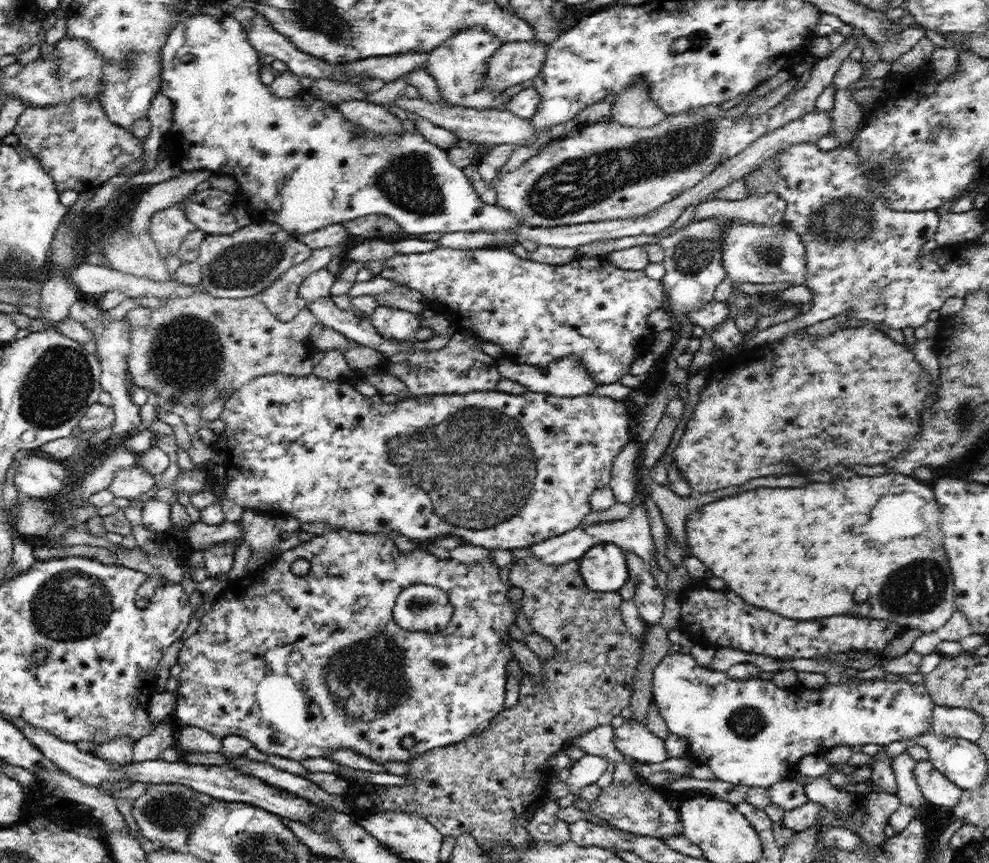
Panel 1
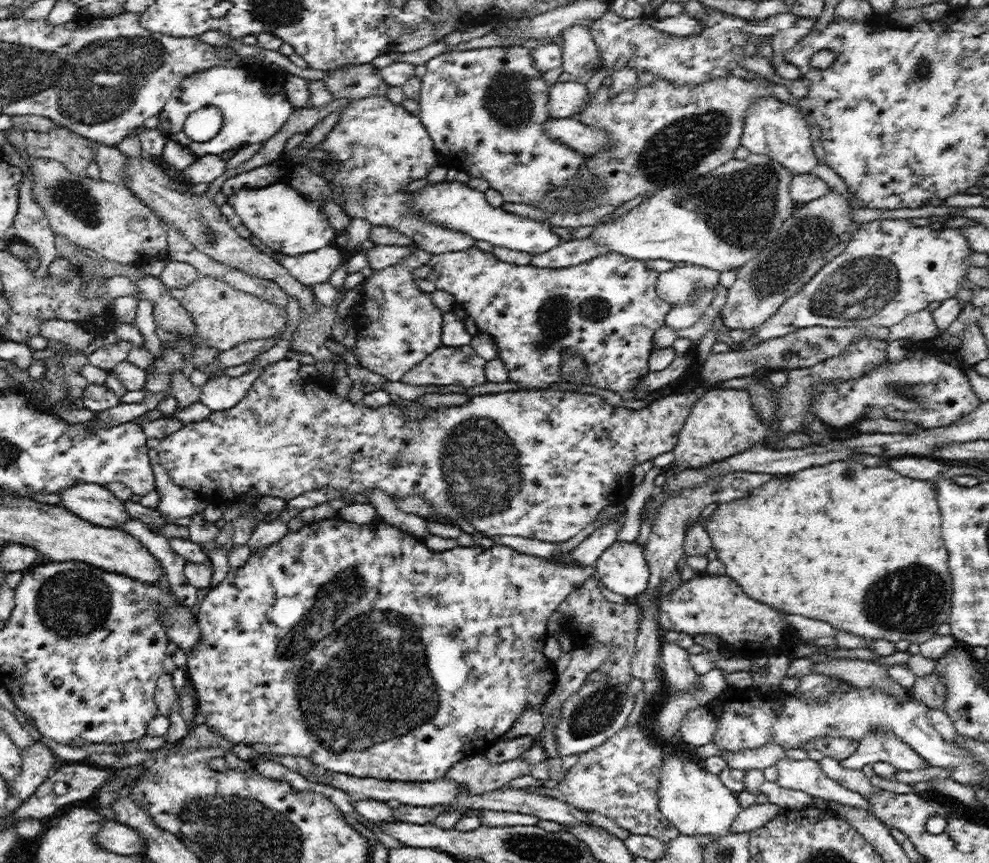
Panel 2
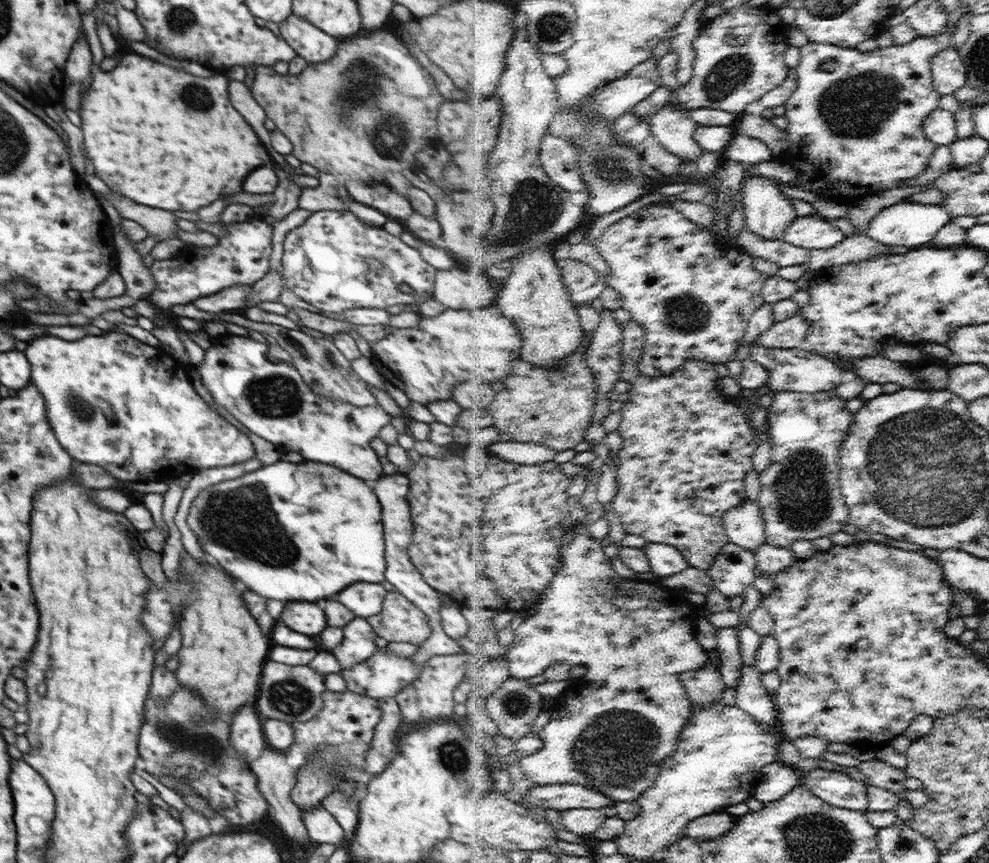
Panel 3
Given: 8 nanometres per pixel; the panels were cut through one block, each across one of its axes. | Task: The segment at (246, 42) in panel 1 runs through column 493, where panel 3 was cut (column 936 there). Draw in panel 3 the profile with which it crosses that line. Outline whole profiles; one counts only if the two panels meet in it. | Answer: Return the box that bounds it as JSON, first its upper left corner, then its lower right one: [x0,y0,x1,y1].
[869,199,952,248]

